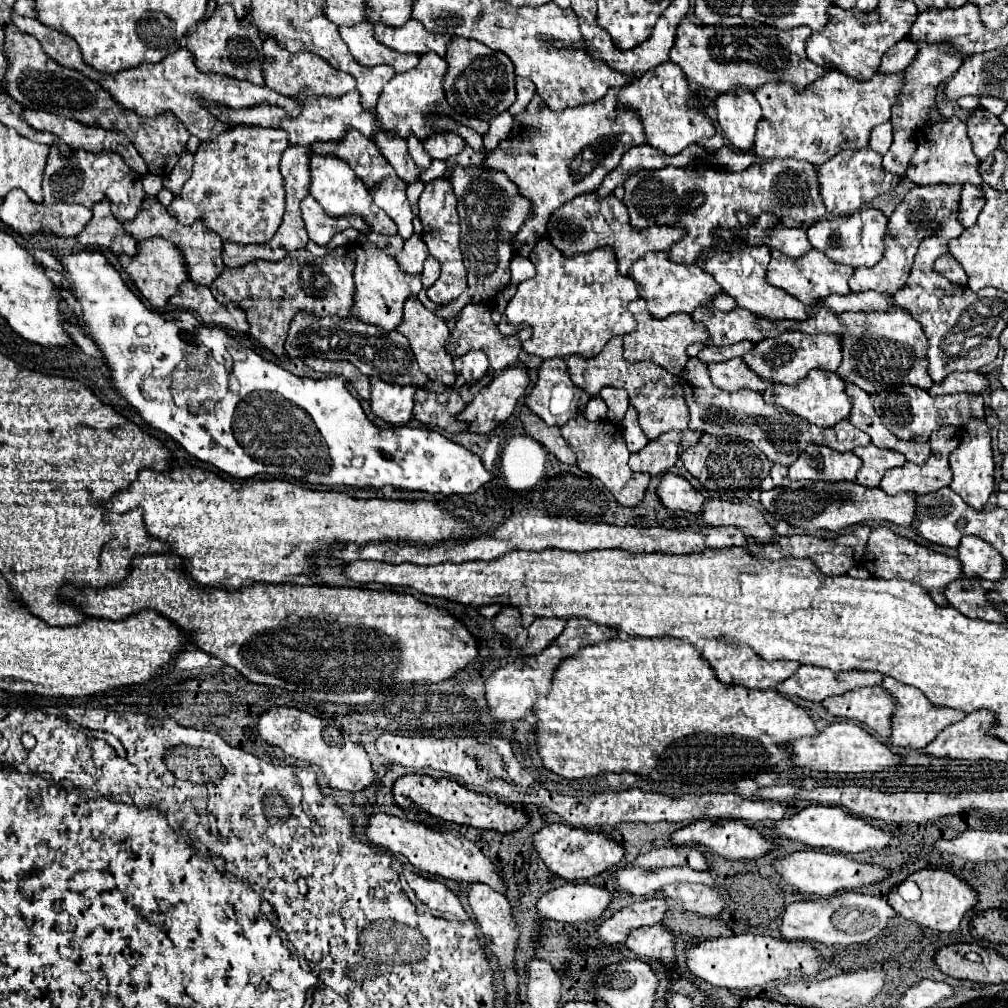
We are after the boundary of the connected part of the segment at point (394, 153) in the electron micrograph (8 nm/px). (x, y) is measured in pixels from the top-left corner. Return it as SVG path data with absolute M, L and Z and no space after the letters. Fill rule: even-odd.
M374 131L370 141L380 149L380 153L384 155L384 159L394 167L394 171L398 173L398 177L406 183L414 181L420 177L422 171L418 171L418 167L414 167L414 161L410 159L406 141L400 137L390 137L384 131Z

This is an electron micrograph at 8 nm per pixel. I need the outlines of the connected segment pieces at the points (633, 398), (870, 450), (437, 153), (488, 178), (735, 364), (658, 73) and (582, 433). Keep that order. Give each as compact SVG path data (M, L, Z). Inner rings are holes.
M610 339L600 355L594 359L566 359L570 379L576 387L584 389L590 397L596 397L602 387L622 387L630 395L630 405L638 411L638 423L648 439L658 439L660 435L678 429L688 429L690 413L684 401L684 391L678 377L662 371L662 367L649 361L639 363L626 363L622 359L622 339Z
M872 443L854 449L854 453L862 459L862 467L858 471L856 483L864 487L878 487L888 469L902 467L902 463L906 463L904 455L898 455L896 451L890 449L878 449Z
M440 133L432 135L430 139L424 141L424 149L434 157L434 159L448 159L450 155L456 155L462 151L466 141L458 133Z
M484 167L478 171L454 171L454 195L458 197L458 213L460 213L460 241L462 241L462 255L468 271L468 291L464 291L458 303L448 303L438 309L440 319L452 319L458 315L468 303L484 303L494 297L506 283L510 281L510 261L512 261L512 247L510 239L516 235L524 219L530 215L530 203L520 199L518 189L506 175L490 173Z
M730 359L726 363L712 363L708 367L712 383L724 391L740 391L740 389L752 389L758 393L764 393L766 387L772 383L766 383L758 379L744 363L742 359Z
M662 63L654 71L648 71L640 79L628 83L618 91L618 107L630 107L638 113L642 121L646 143L654 149L664 151L666 155L678 155L688 145L696 143L702 137L712 137L716 133L712 121L706 113L690 109L686 103L692 97L692 91L682 75L682 69L674 63Z
M578 415L578 417L570 419L566 425L562 425L562 437L570 443L572 451L576 453L578 467L584 473L594 475L596 479L600 479L604 483L604 487L616 497L616 501L620 505L634 507L644 499L644 491L646 491L646 487L650 483L650 477L642 475L642 473L634 473L628 467L630 451L626 449L620 425L614 425L610 421L590 423L590 421L584 419L584 415Z

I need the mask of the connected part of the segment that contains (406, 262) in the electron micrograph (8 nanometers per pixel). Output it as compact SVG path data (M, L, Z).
M414 235L404 243L404 249L398 255L394 255L394 259L398 261L400 271L410 275L420 275L426 255L428 255L426 243L422 241L420 235Z

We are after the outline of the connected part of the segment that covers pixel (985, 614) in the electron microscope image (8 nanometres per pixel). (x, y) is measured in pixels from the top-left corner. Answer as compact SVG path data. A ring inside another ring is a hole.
M956 579L944 589L948 605L960 611L970 619L984 619L984 621L1006 621L990 603L986 603L986 589L980 587L980 579Z

